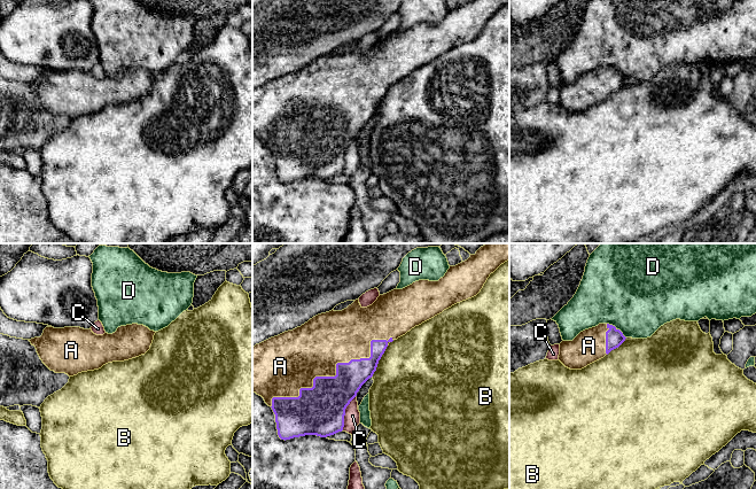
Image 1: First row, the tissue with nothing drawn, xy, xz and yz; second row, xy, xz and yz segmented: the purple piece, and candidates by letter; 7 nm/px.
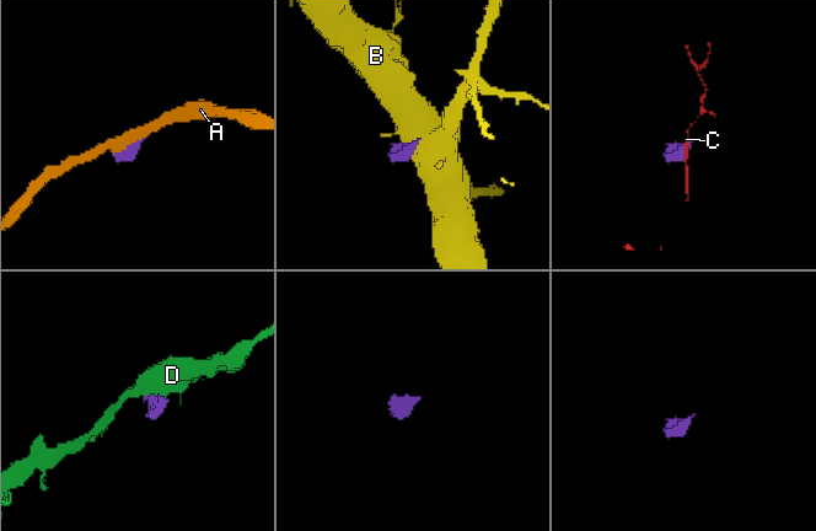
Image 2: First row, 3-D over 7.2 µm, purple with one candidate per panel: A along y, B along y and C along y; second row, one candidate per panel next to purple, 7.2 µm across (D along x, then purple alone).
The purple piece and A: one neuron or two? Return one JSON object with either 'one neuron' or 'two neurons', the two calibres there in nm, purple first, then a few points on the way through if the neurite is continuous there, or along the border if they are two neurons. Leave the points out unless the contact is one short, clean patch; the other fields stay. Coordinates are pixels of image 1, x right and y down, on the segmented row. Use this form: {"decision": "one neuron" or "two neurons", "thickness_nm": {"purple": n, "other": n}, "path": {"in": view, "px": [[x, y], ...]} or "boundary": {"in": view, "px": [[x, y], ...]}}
{"decision": "one neuron", "thickness_nm": {"purple": 320, "other": 380}}

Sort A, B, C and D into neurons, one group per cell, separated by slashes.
A / B / C D

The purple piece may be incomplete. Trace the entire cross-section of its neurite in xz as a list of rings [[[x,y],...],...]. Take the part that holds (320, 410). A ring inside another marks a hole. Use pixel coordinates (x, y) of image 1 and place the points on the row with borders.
[[[486,243],[485,246],[481,247],[475,255],[470,255],[470,257],[467,261],[455,266],[450,266],[445,275],[441,278],[438,281],[419,280],[403,289],[393,289],[387,294],[380,295],[377,300],[367,308],[363,308],[359,303],[359,300],[356,300],[351,305],[349,305],[346,309],[342,311],[332,310],[329,312],[318,315],[304,325],[302,325],[301,327],[285,332],[278,336],[271,337],[252,347],[252,393],[256,393],[257,395],[262,396],[265,403],[272,408],[275,414],[275,422],[279,437],[285,441],[305,435],[317,435],[320,437],[327,437],[338,432],[342,432],[344,427],[344,416],[346,406],[357,396],[357,393],[359,391],[361,386],[369,378],[373,377],[374,372],[376,371],[379,360],[381,359],[389,343],[405,335],[415,326],[419,326],[422,323],[442,313],[444,310],[451,308],[452,305],[476,296],[483,288],[490,274],[493,273],[501,264],[504,264],[507,261],[509,261],[509,243]]]

